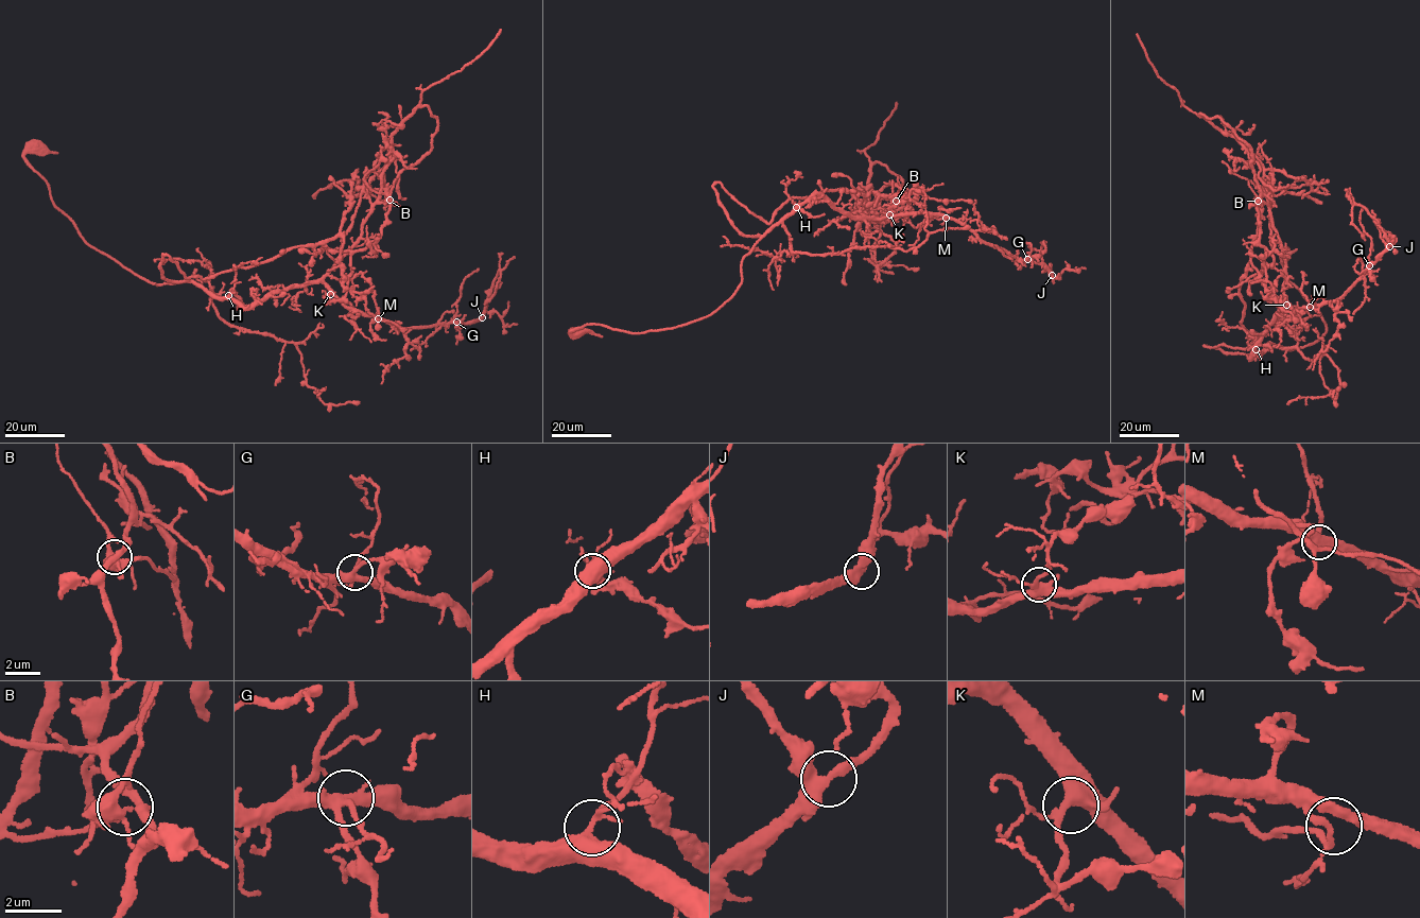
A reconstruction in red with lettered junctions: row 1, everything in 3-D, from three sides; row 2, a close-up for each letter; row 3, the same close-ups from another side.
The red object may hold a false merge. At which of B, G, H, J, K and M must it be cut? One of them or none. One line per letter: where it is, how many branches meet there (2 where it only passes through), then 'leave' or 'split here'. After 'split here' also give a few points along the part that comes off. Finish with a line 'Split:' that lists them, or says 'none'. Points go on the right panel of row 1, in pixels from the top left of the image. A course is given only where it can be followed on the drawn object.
B: at (1258, 201); 6 branches meet; split here; foreign part runs (1258, 201), (1260, 190), (1249, 146), (1222, 118), (1199, 116), (1184, 106), (1177, 90), (1158, 78), (1137, 34)
G: at (1369, 265); 4 branches meet; leave
H: at (1256, 349); 3 branches meet; leave
J: at (1389, 246); 3 branches meet; leave
K: at (1286, 305); 5 branches meet; leave
M: at (1310, 307); 4 branches meet; leave
Split: B

